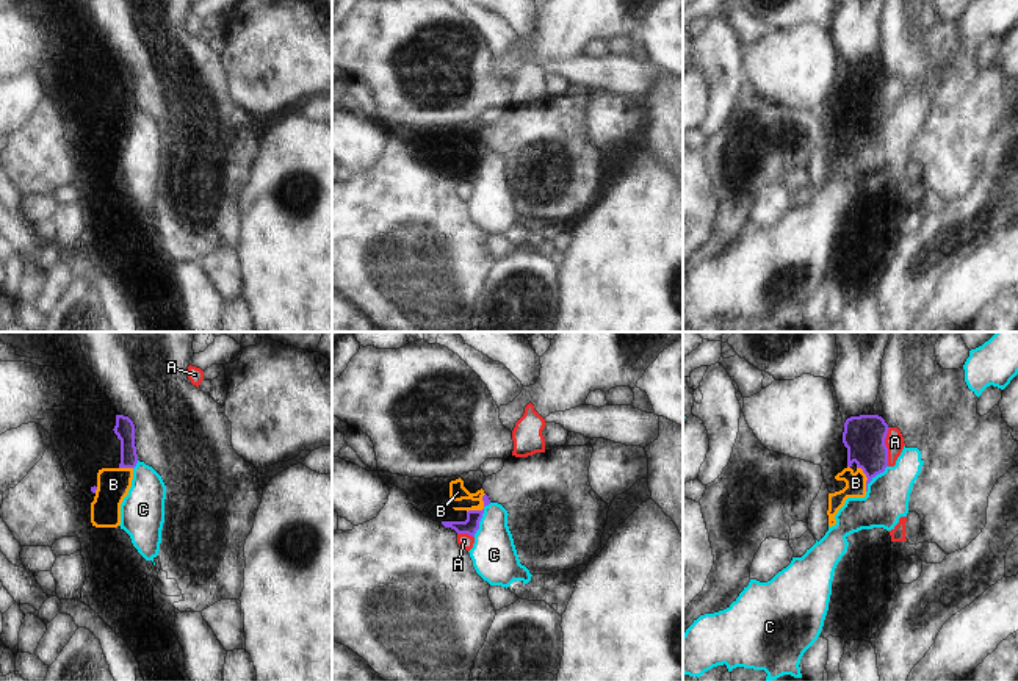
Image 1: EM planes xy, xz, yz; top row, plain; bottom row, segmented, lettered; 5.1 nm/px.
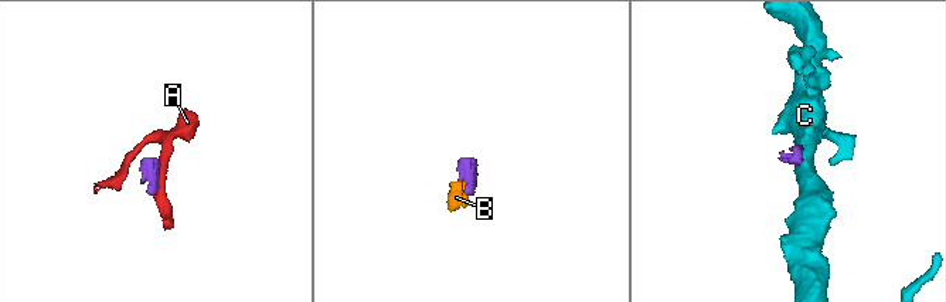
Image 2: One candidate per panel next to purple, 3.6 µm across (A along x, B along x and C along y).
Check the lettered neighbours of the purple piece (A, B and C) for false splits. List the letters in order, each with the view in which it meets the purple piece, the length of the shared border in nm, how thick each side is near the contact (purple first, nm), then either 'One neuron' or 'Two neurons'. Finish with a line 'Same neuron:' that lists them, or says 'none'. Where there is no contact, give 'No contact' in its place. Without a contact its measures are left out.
A: Touches purple in yz. Shared border 200 nm. Thickness 220 nm (purple) against 100 nm. Two neurons
B: Touches purple in xz. Shared border 140 nm. Thickness 80 nm (purple) against 90 nm. Two neurons
C: Touches purple in xz. Shared border 200 nm. Thickness 80 nm (purple) against 240 nm. Two neurons
Same neuron: none

